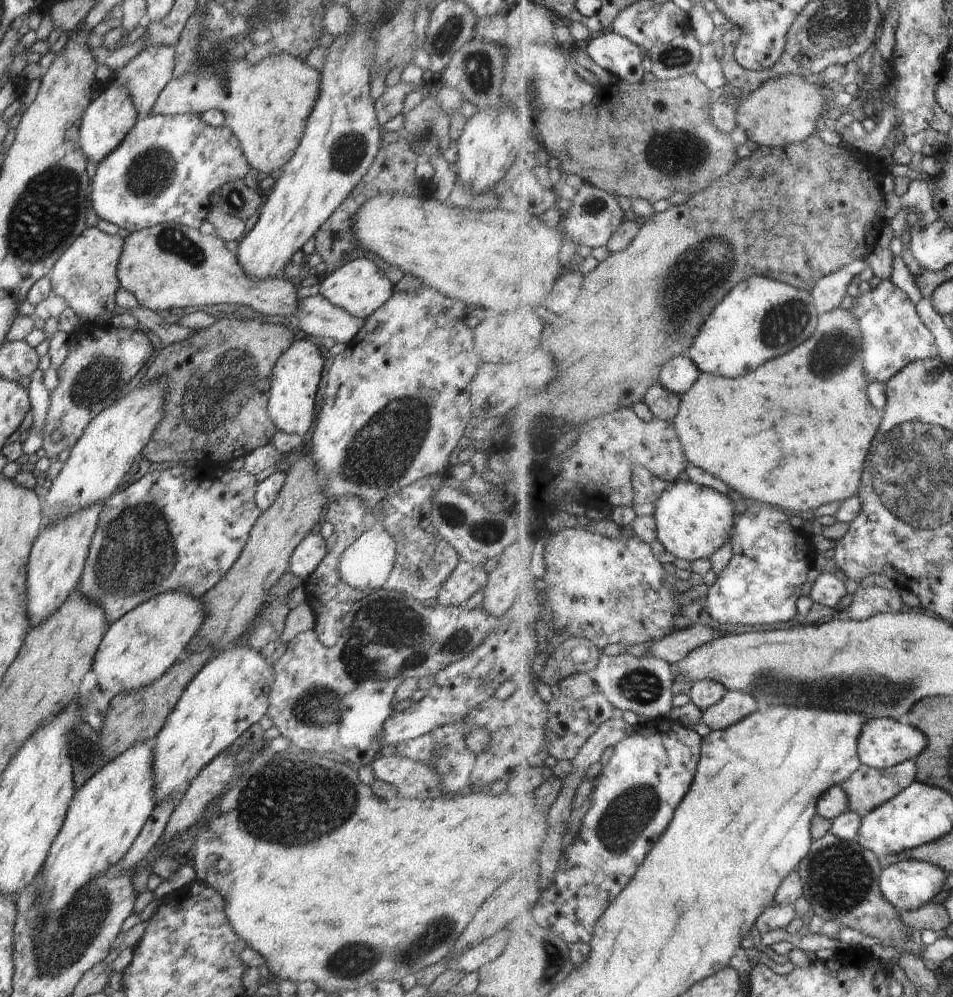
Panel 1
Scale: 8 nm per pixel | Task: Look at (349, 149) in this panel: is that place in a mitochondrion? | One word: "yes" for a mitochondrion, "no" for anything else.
yes

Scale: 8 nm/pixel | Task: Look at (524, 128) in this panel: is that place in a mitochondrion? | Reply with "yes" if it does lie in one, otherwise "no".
no

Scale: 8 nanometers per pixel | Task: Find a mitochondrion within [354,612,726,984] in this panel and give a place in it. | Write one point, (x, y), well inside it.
(619, 826)

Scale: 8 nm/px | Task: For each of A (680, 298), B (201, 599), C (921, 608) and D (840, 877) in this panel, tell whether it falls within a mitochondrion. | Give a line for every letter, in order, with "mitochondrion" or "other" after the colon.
A: mitochondrion
B: other
C: other
D: mitochondrion

